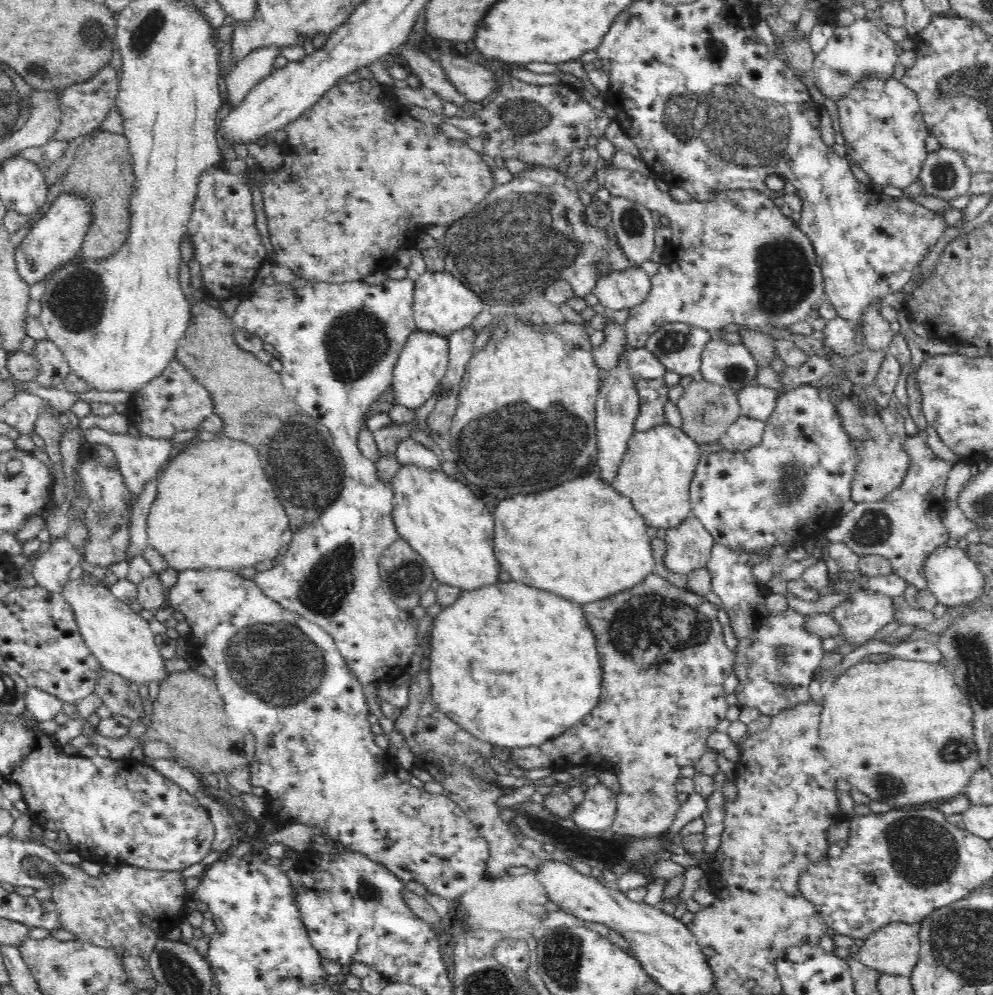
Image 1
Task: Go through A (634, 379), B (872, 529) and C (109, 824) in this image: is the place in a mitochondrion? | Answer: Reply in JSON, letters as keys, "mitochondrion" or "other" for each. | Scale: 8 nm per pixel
{"A":"other","B":"mitochondrion","C":"other"}

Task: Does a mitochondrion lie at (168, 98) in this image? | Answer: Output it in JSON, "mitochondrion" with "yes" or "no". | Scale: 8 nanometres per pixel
{"mitochondrion":"no"}

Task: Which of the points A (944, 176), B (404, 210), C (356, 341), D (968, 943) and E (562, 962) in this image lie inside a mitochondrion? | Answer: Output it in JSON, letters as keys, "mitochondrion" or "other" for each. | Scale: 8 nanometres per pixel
{"A":"mitochondrion","B":"other","C":"mitochondrion","D":"mitochondrion","E":"mitochondrion"}

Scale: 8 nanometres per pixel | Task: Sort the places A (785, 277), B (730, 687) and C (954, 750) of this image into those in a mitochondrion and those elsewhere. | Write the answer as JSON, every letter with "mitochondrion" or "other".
{"A":"mitochondrion","B":"other","C":"mitochondrion"}

